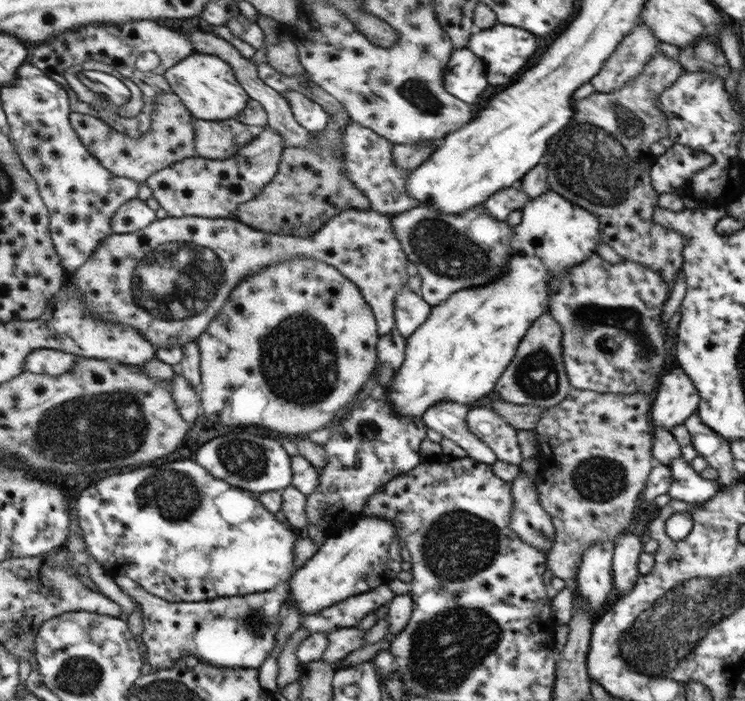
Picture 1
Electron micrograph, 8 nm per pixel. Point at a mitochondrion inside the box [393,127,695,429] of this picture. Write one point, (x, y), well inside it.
(625, 319)

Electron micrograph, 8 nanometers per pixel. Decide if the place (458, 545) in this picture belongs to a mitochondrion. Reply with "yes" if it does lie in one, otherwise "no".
yes

